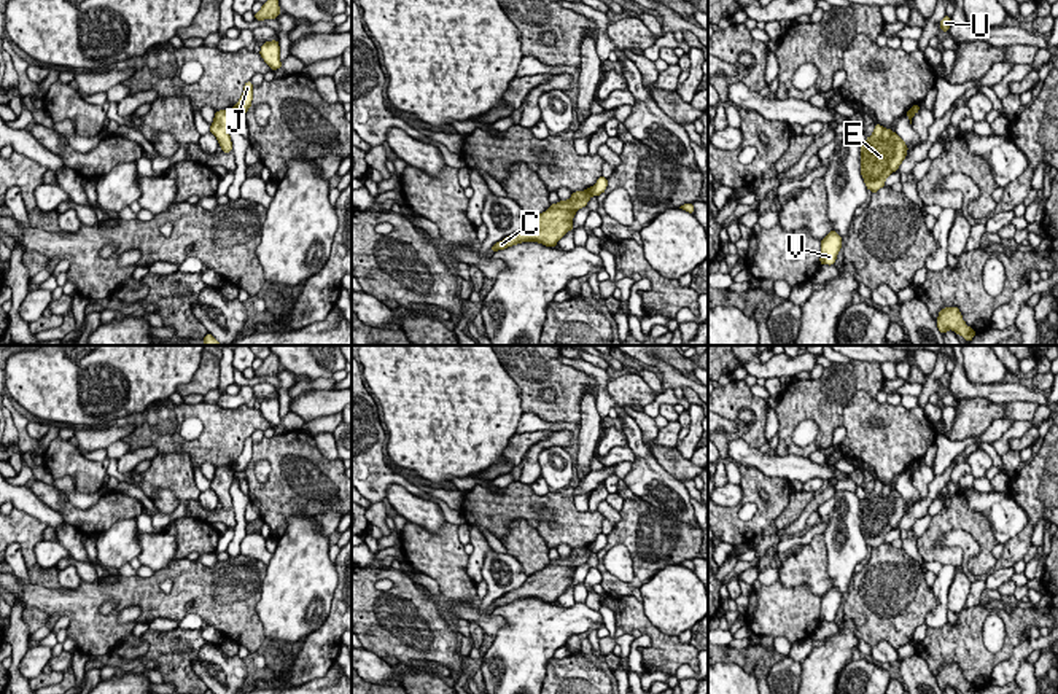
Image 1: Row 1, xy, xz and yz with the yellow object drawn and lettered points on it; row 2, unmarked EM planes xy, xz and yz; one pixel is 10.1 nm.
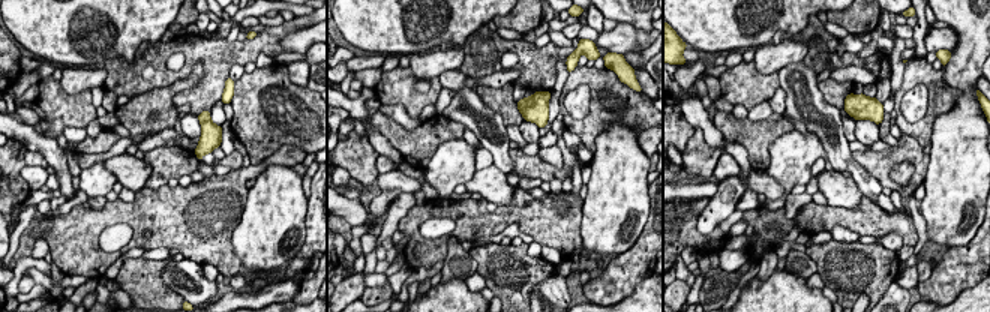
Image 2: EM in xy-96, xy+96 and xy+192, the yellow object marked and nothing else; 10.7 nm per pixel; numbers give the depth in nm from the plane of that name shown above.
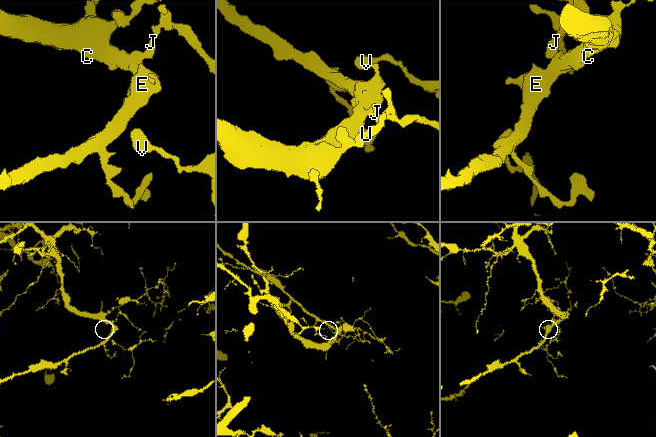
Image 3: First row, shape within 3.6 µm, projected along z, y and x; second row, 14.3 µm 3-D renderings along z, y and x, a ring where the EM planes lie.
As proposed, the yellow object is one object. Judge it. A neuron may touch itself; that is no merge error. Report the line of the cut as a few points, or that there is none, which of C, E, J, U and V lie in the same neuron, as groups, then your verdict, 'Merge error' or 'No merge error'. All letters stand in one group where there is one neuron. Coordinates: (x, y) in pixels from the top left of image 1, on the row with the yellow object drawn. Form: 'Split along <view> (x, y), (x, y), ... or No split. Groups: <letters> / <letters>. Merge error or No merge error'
Split along xy (231, 109), (234, 115). Groups: C E U / J V. Merge error

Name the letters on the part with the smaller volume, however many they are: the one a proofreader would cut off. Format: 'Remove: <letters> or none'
Remove: J, V

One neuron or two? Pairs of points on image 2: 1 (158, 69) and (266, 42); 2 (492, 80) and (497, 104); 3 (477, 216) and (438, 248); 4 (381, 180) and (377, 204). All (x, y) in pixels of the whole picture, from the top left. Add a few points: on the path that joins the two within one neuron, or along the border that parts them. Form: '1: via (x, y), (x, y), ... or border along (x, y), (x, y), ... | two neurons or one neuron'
1: via (177, 47), (195, 47), (204, 51), (237, 51) | one neuron
2: border along (510, 81), (498, 87), (474, 87) | two neurons
3: via (453, 210), (428, 210), (416, 222), (416, 234) | one neuron
4: via (384, 186), (383, 198) | one neuron

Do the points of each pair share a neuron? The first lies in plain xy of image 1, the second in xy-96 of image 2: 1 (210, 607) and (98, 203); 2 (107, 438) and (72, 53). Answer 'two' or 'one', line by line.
1: two
2: two

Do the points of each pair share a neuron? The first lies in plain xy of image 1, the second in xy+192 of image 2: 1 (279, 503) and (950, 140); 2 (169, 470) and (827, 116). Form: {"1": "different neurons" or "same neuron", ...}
{"1": "different neurons", "2": "different neurons"}

